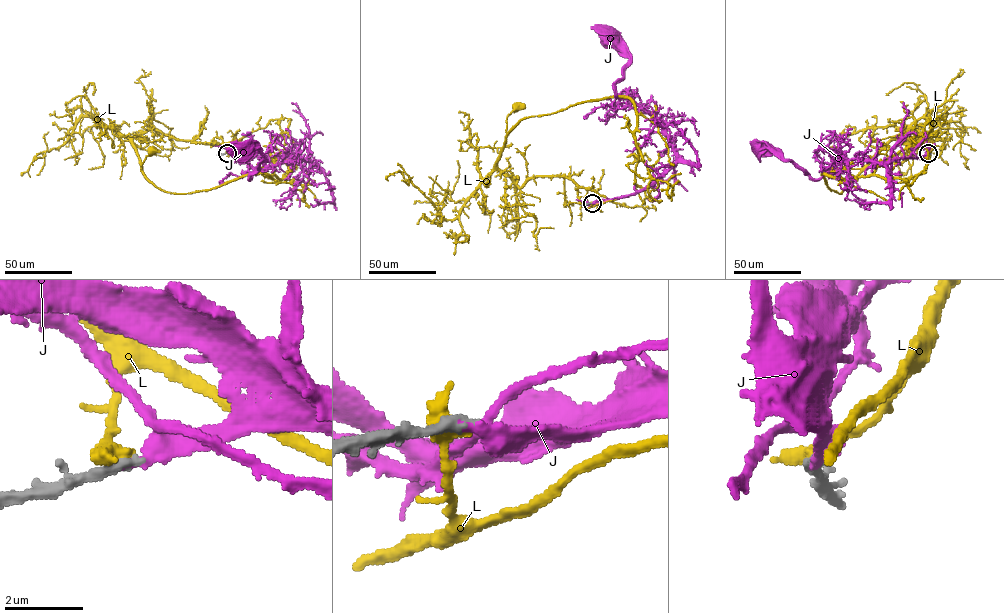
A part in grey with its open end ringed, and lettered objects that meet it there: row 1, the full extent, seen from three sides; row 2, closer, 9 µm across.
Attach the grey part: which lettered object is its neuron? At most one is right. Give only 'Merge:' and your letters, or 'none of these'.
Merge: J

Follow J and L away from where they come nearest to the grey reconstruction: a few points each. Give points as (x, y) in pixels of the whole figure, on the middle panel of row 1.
J: (591, 203), (643, 190), (675, 159), (664, 128), (617, 97), (614, 82), (623, 77), (628, 55), (608, 33)
L: (591, 203), (587, 207), (581, 203), (571, 179), (536, 176), (519, 187), (497, 166), (506, 117), (517, 107)

